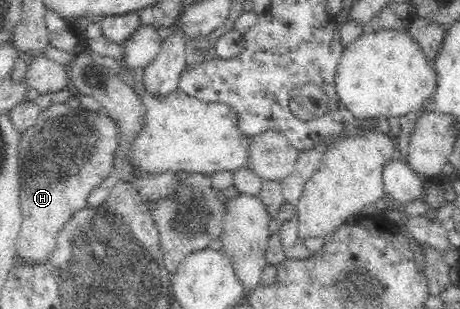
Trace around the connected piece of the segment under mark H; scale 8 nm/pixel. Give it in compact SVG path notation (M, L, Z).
M72 100L59 104L52 103L50 107L47 107L45 111L41 111L37 121L28 127L22 134L19 143L19 204L21 204L21 215L23 216L22 223L18 234L16 235L16 252L22 261L29 264L42 264L52 253L55 251L55 246L57 243L57 235L59 230L63 227L64 223L80 209L87 206L87 197L95 187L108 176L110 172L114 172L114 154L119 143L118 128L114 125L114 121L109 119L109 116L100 113L93 113L87 111L87 107L82 107L81 104L75 100Z

